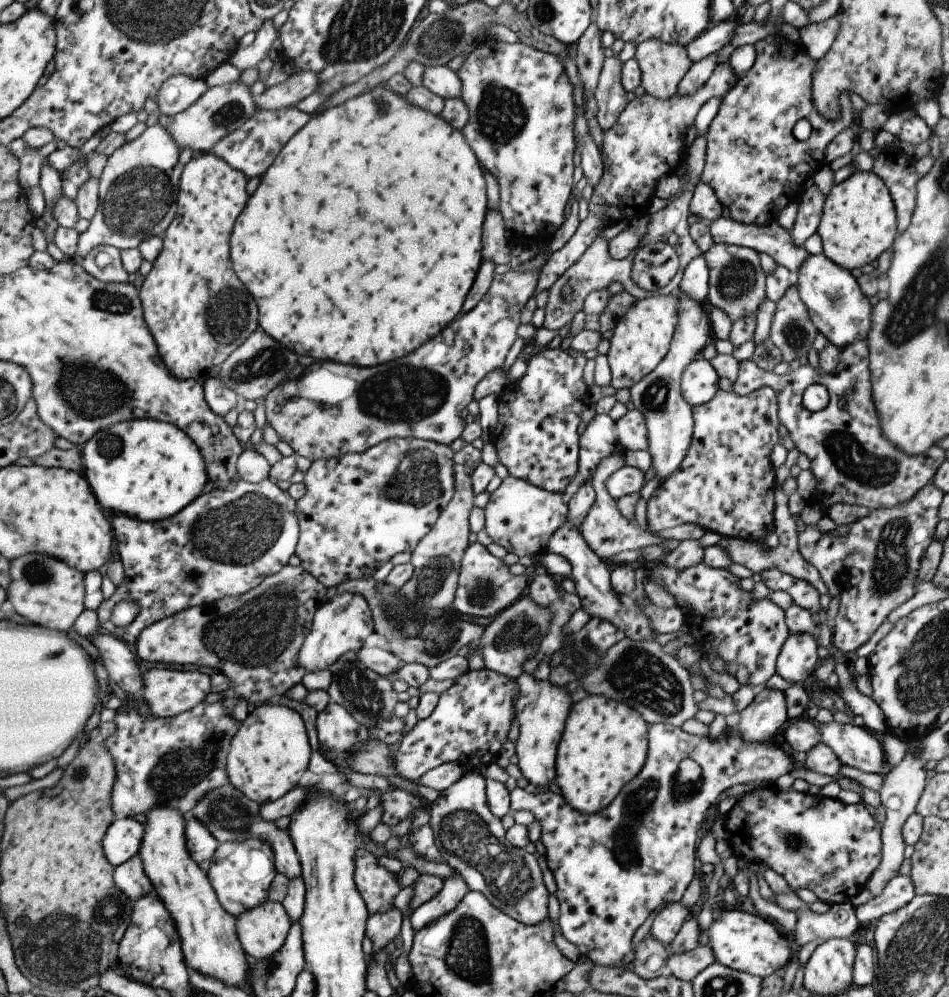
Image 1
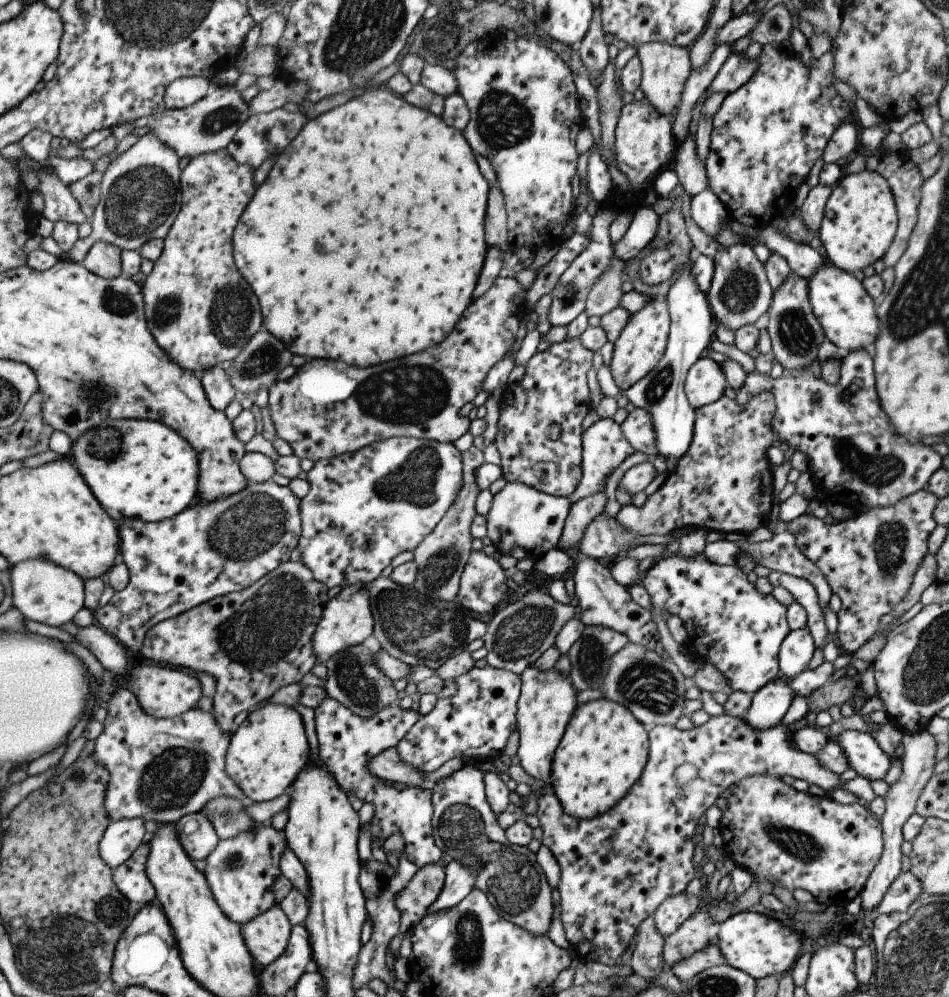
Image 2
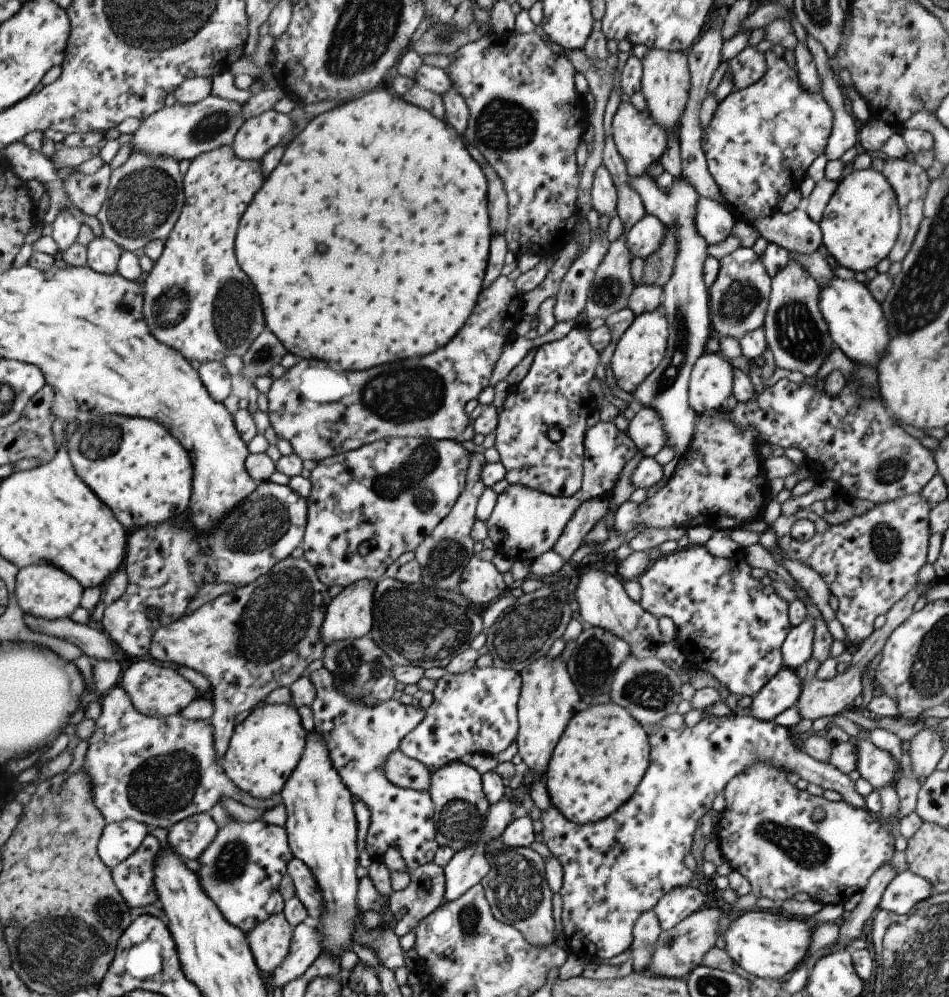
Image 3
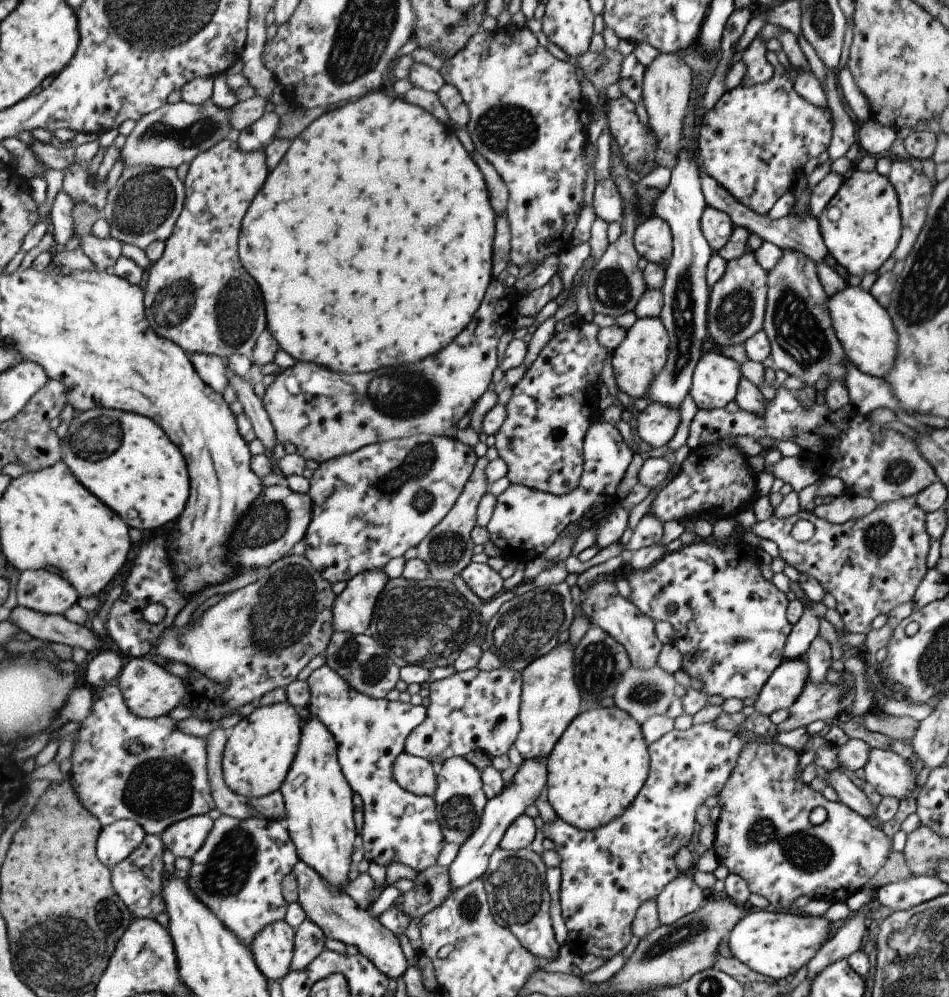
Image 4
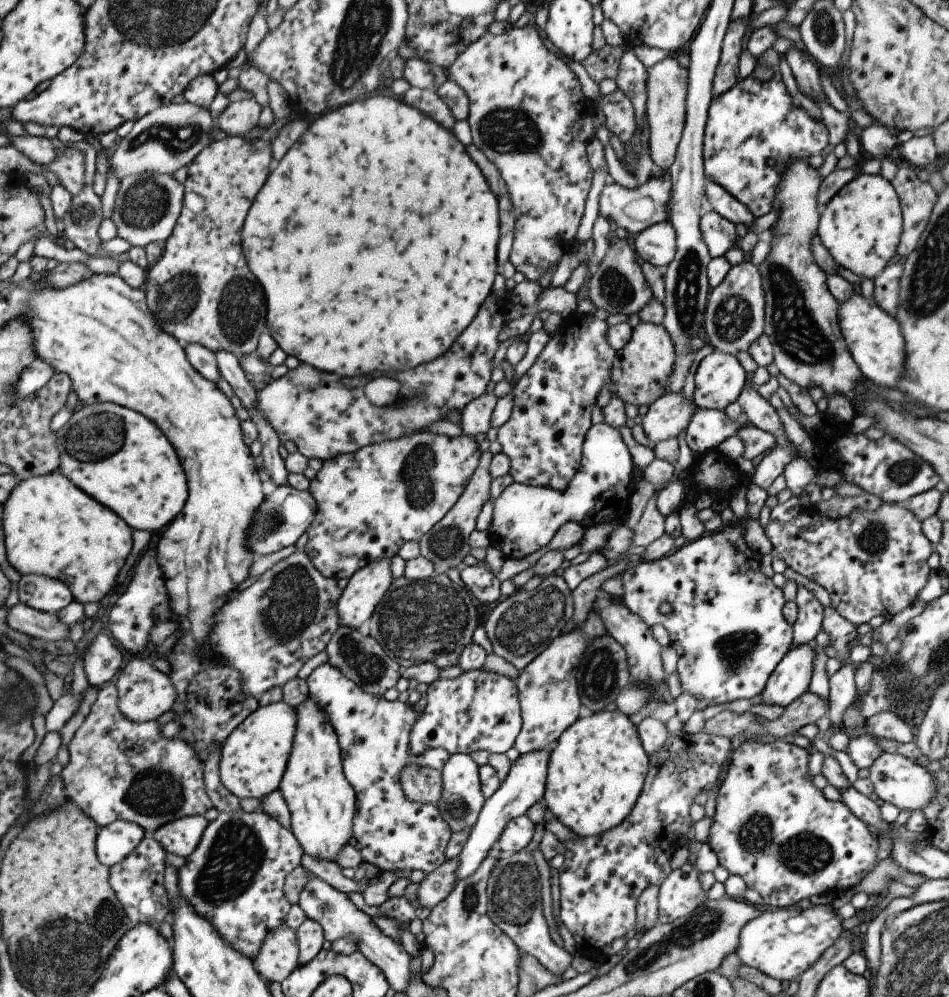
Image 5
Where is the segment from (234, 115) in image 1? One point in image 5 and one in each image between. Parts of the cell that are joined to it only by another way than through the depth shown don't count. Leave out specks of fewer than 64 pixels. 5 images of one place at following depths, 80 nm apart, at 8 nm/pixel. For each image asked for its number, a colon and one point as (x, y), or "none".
2: (208, 125)
3: (179, 131)
4: (176, 133)
5: (165, 140)

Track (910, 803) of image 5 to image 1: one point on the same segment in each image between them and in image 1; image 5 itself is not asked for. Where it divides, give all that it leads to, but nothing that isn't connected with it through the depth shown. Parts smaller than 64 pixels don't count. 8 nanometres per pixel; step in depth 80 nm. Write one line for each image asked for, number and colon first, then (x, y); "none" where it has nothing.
1: (856, 747)
2: (864, 757)
3: (877, 768)
4: (890, 776)

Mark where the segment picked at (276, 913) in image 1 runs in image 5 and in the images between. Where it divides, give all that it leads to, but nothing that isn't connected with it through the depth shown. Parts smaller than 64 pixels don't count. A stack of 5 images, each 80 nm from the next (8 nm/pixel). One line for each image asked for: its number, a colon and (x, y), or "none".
2: (265, 936)
3: (268, 941)
4: (272, 947)
5: (277, 958)

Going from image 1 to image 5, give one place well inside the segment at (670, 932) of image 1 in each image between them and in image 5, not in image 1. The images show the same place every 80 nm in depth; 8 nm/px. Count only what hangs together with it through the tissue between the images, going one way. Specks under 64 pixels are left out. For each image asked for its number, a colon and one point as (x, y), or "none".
2: (673, 911)
3: (681, 902)
4: (681, 896)
5: (680, 893)

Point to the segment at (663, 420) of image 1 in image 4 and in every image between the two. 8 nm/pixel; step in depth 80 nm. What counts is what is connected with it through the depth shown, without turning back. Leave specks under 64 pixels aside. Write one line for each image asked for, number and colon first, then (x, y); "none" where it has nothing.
2: (691, 330)
3: (684, 301)
4: (685, 294)

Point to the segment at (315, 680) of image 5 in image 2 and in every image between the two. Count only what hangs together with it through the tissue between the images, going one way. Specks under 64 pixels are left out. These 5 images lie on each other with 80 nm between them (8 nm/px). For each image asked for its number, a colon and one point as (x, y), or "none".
2: (346, 743)
3: (358, 739)
4: (398, 826)

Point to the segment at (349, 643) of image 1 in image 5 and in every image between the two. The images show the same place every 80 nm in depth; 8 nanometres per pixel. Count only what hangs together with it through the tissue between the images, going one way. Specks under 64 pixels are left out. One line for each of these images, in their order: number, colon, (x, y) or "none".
2: (346, 620)
3: (348, 615)
4: (351, 610)
5: (365, 587)

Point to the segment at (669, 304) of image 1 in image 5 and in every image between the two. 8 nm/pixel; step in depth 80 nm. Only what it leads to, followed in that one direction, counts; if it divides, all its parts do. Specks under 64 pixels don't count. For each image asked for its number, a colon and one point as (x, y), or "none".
2: (641, 343)
3: (641, 347)
4: (641, 355)
5: (639, 372)

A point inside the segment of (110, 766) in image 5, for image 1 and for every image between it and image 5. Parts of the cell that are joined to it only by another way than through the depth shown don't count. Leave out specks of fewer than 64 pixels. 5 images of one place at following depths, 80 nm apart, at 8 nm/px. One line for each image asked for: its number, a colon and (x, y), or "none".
1: (173, 761)
2: (162, 769)
3: (159, 771)
4: (126, 766)

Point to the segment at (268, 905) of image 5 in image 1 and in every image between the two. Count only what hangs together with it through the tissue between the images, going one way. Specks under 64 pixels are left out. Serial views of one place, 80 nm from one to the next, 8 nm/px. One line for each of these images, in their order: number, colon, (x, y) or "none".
1: (240, 872)
2: (240, 871)
3: (239, 871)
4: (237, 872)

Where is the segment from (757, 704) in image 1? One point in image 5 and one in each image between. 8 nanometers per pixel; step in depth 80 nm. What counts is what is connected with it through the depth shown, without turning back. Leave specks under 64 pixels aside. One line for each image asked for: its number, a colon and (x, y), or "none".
2: (768, 705)
3: (782, 691)
4: (782, 688)
5: (790, 678)

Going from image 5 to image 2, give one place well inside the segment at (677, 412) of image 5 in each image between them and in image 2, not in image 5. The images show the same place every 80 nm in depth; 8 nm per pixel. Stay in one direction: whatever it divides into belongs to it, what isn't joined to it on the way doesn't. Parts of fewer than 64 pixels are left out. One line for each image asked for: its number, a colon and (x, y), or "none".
2: (636, 430)
3: (644, 430)
4: (656, 424)

